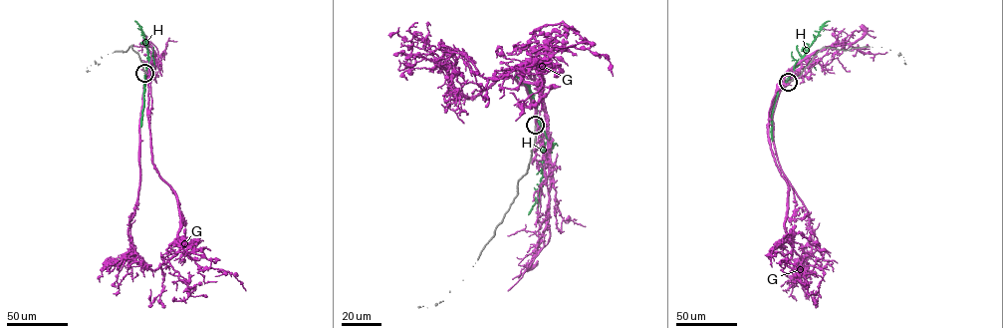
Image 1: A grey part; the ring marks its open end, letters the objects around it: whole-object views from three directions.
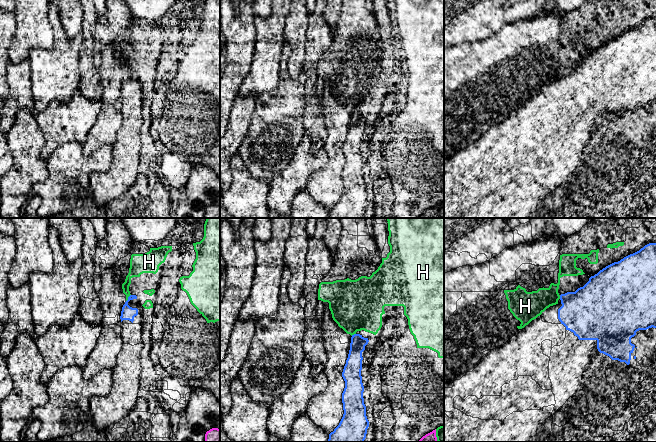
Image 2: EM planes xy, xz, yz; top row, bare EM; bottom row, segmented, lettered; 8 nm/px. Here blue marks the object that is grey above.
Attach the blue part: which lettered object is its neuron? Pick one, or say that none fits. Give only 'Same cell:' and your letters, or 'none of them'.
Same cell: none of them

